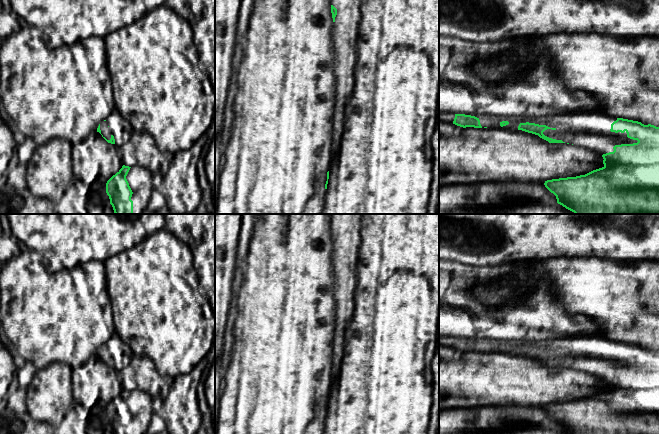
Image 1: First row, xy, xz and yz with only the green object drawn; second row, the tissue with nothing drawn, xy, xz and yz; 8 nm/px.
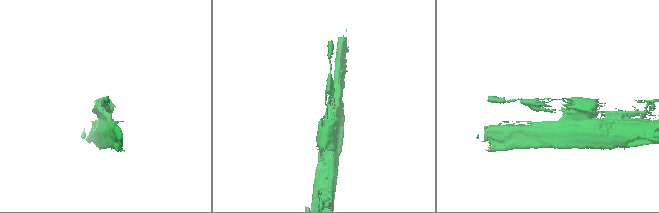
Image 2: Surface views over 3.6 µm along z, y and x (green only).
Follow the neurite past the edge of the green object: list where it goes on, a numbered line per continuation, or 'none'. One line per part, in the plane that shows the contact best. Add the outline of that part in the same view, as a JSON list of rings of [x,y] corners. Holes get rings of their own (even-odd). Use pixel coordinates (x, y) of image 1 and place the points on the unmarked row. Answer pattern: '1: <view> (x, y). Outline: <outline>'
1: xy (140, 403). Outline: [[[136,389],[130,392],[126,403],[133,416],[131,421],[133,434],[146,434],[155,413],[152,408],[152,397],[148,393]]]

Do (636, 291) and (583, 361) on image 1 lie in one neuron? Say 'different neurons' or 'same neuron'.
different neurons

